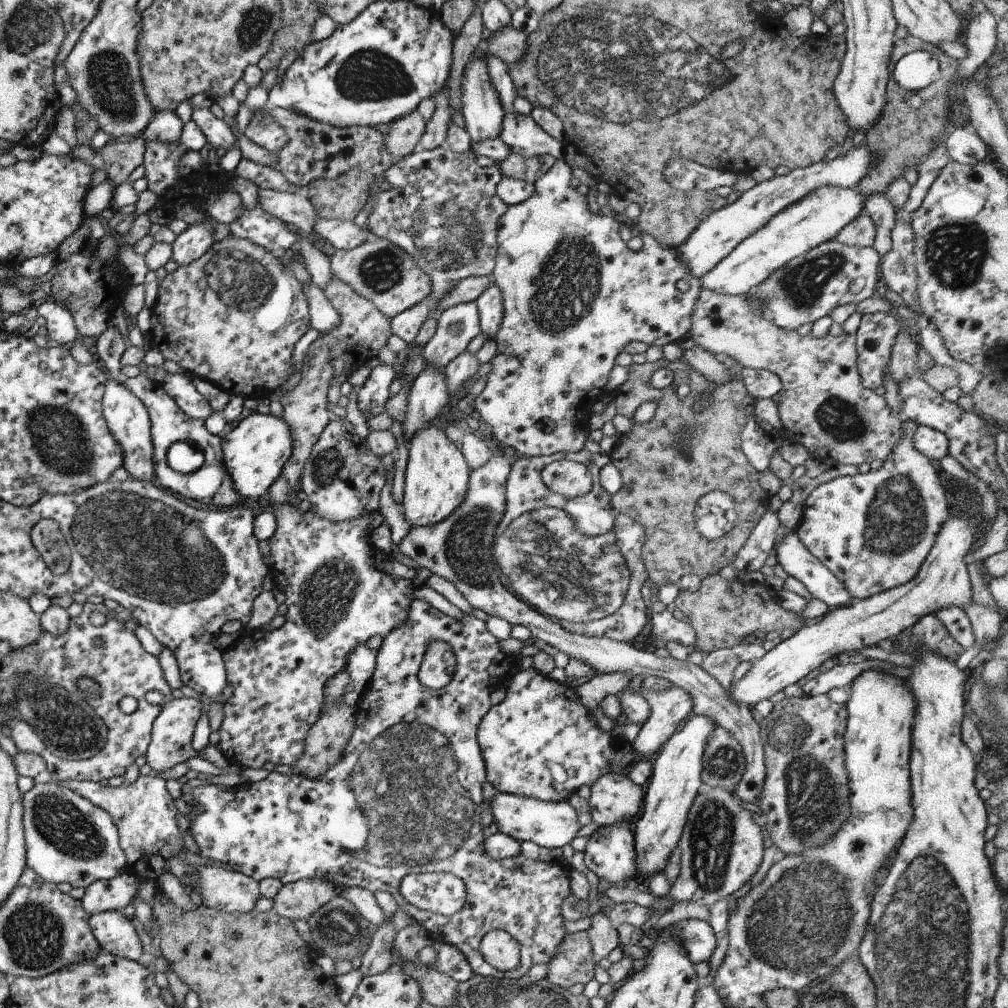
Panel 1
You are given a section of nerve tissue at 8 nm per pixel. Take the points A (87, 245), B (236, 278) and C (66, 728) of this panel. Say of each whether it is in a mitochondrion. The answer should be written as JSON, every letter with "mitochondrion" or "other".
{"A":"other","B":"mitochondrion","C":"mitochondrion"}

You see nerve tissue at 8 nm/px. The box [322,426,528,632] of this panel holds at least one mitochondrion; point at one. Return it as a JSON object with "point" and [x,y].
{"point":[466,543]}

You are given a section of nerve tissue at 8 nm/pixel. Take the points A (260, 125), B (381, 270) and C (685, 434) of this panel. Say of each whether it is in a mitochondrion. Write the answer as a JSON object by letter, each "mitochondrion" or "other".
{"A":"mitochondrion","B":"mitochondrion","C":"mitochondrion"}

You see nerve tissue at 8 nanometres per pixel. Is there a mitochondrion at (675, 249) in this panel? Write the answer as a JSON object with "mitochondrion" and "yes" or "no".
{"mitochondrion":"no"}

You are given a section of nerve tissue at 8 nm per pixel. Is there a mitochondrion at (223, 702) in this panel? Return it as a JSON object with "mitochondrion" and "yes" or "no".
{"mitochondrion":"no"}

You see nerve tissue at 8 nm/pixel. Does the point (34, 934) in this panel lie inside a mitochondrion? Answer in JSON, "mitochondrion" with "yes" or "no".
{"mitochondrion":"yes"}

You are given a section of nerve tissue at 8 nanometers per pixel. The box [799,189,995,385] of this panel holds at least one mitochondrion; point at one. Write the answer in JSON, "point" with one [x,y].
{"point":[956,254]}

